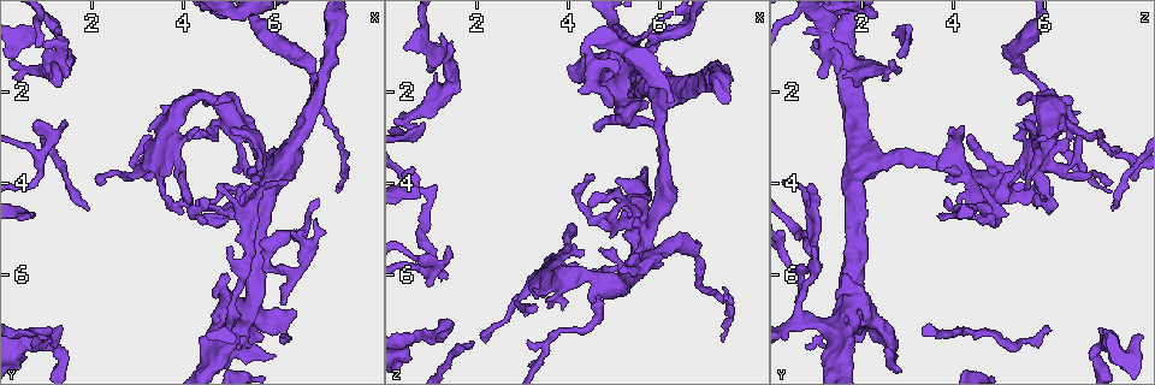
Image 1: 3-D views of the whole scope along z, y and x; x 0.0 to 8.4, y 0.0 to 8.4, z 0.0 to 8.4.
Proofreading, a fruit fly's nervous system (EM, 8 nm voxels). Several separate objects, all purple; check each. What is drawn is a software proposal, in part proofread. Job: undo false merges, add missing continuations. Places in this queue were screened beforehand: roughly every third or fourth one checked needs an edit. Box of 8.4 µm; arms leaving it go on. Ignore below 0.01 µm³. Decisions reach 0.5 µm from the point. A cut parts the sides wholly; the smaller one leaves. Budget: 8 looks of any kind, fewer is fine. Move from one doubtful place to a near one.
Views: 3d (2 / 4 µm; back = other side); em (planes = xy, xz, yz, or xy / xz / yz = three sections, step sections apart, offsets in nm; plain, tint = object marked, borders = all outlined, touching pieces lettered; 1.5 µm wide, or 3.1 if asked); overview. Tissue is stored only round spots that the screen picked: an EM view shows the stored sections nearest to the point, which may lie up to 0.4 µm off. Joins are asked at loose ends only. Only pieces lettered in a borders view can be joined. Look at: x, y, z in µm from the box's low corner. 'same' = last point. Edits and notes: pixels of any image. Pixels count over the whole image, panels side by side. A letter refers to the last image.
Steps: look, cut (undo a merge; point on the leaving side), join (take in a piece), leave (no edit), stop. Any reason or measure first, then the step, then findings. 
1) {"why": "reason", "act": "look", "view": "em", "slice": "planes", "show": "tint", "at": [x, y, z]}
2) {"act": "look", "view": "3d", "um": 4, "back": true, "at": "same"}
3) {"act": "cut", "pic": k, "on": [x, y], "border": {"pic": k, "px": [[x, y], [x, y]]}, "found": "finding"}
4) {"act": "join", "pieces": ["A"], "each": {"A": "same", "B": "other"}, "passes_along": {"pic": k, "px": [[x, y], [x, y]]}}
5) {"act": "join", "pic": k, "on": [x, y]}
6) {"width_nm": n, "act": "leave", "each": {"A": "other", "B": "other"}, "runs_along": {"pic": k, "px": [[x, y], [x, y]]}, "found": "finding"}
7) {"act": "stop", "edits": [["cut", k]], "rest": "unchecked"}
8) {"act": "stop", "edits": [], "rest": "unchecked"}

{"act": "look", "view": "em", "slice": "planes", "show": "tint", "at": [1.90, 4.65, 7.50]}

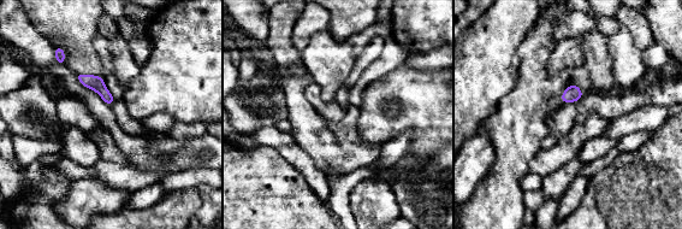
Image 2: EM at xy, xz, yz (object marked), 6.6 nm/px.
{"act": "look", "view": "em", "slice": "planes", "show": "borders", "at": "same"}

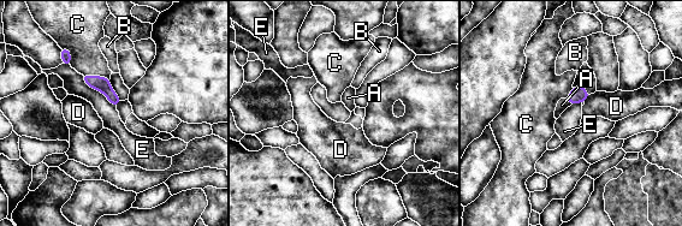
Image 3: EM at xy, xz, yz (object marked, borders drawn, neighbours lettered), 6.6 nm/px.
{"act": "join", "pieces": ["A"], "each": {"A": "same", "B": "other", "C": "other", "D": "other", "E": "other"}, "passes_along": {"pic": 3, "px": [[579, 94], [568, 101], [562, 105]]}, "found": "the neuron continues"}

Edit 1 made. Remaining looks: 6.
{"act": "look", "view": "overview"}

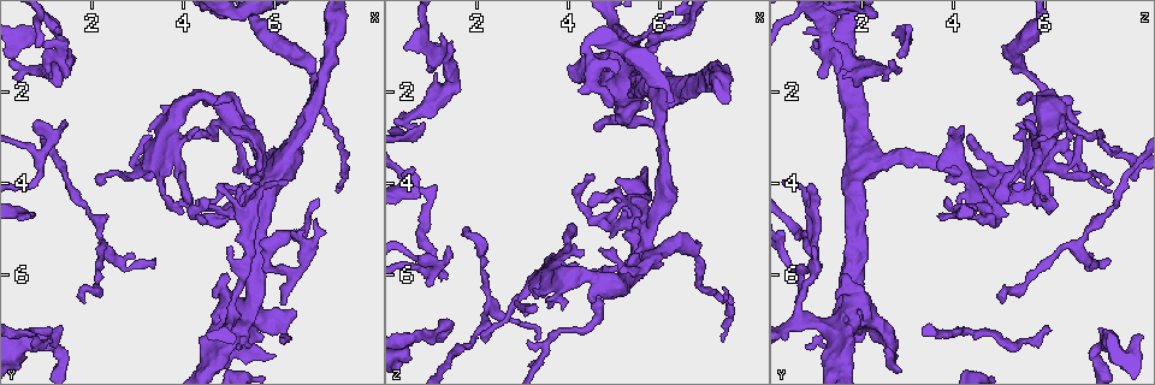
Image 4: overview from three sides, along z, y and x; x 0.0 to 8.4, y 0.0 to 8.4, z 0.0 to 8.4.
{"why": "thin end", "act": "look", "view": "3d", "um": 4, "at": [1.35, 7.15, 6.05]}

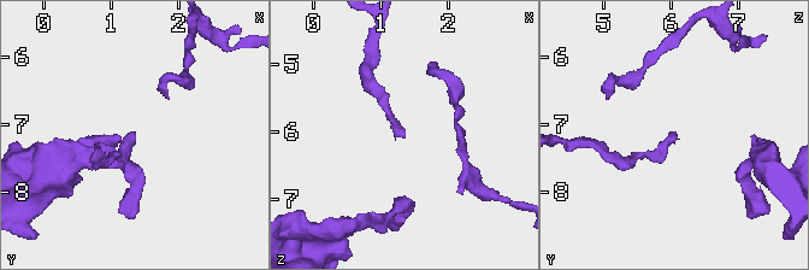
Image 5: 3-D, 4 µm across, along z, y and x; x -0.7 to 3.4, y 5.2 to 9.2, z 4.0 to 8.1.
{"act": "look", "view": "em", "slice": "planes", "show": "borders", "at": [1.35, 7.15, 6.00]}

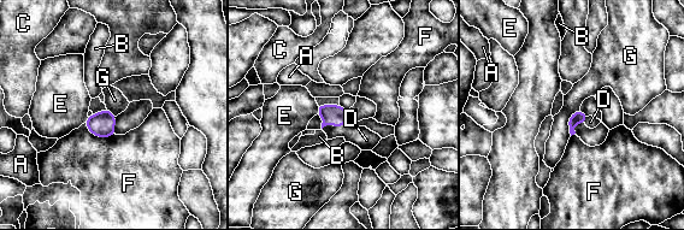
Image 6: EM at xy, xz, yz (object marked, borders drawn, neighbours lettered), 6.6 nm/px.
{"act": "join", "pieces": ["D"], "each": {"A": "other", "B": "other", "C": "other", "D": "same", "E": "other", "F": "other", "G": "other"}, "passes_along": {"pic": 6, "px": [[336, 116], [334, 125], [366, 140]]}, "found": "the neuron continues"}

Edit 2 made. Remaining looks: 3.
{"why": "see it whole again", "act": "look", "view": "overview"}

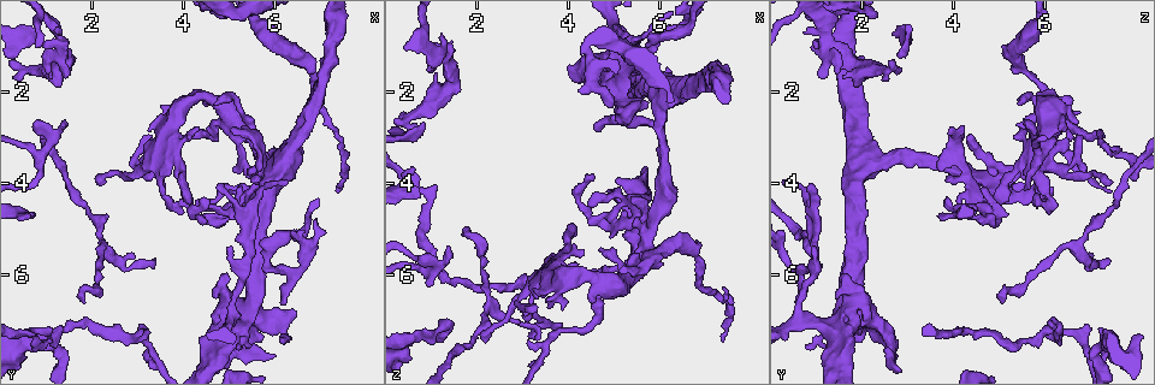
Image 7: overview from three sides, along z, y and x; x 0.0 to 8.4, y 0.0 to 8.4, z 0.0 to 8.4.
{"why": "free end", "act": "look", "view": "em", "slice": "planes", "show": "borders", "at": [4.95, 5.95, 1.55]}

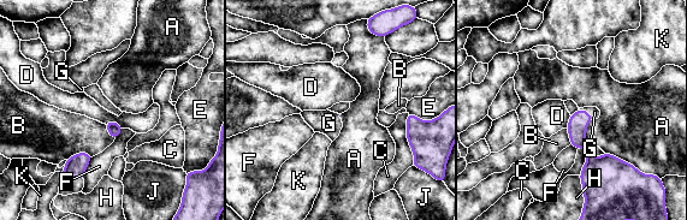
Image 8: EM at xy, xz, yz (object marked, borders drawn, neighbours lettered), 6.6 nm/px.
{"act": "join", "pieces": ["G"], "each": {"A": "other", "B": "other", "C": "other", "D": "other", "E": "other", "F": "other", "G": "same", "H": "other", "J": "other", "K": "other"}, "found": "it goes on there"}

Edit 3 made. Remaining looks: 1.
{"act": "stop", "edits": [["join", 3], ["join", 6], ["join", 8]], "rest": "unchecked"}

